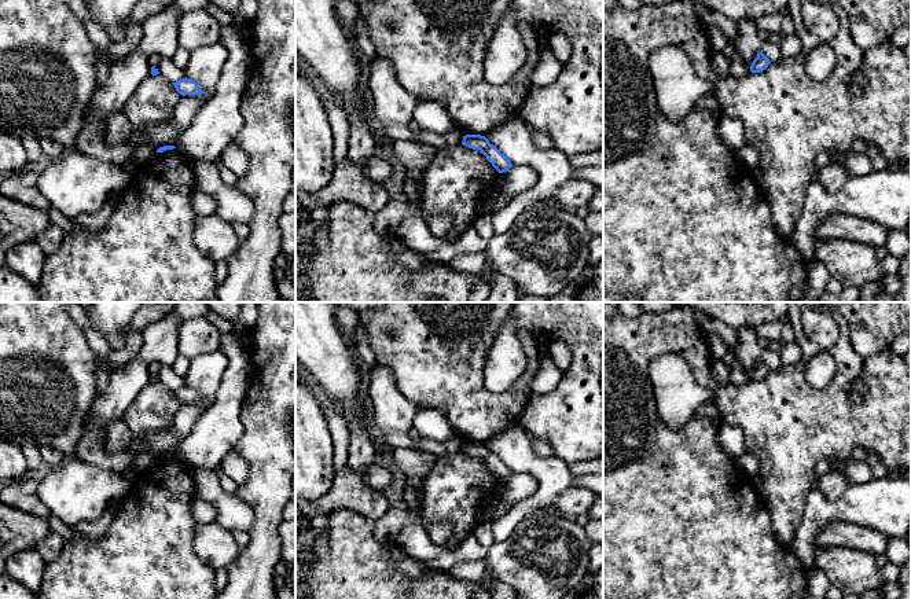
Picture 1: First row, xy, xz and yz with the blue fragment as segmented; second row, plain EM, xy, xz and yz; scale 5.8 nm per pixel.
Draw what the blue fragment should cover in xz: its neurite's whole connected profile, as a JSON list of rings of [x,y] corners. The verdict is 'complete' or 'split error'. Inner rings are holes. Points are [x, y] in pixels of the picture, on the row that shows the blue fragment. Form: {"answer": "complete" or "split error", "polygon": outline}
{"answer": "complete", "polygon": [[[466,135],[463,136],[462,144],[473,150],[480,150],[499,173],[503,173],[513,166],[510,159],[491,144],[485,136]]]}

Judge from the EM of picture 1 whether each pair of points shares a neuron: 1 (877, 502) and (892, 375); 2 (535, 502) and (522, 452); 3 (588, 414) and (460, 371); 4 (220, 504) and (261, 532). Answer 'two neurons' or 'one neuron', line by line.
1: two neurons
2: one neuron
3: two neurons
4: two neurons

